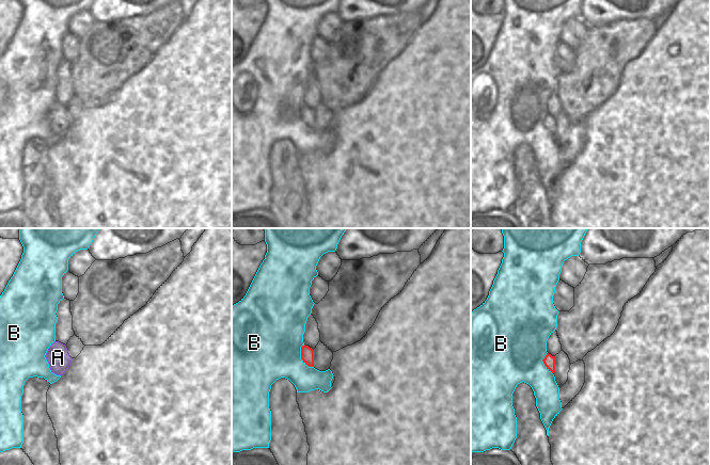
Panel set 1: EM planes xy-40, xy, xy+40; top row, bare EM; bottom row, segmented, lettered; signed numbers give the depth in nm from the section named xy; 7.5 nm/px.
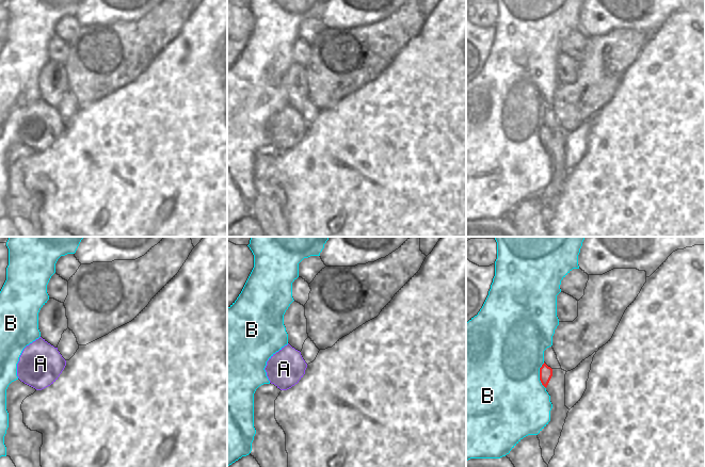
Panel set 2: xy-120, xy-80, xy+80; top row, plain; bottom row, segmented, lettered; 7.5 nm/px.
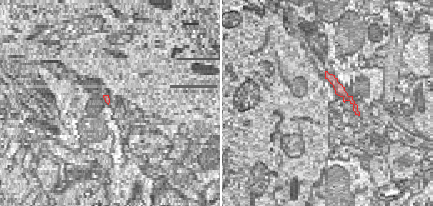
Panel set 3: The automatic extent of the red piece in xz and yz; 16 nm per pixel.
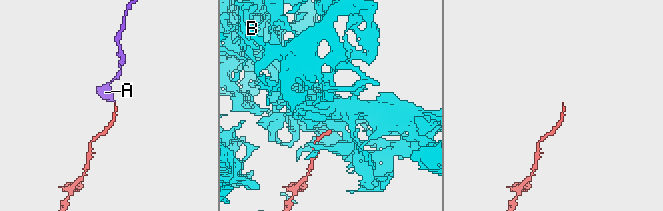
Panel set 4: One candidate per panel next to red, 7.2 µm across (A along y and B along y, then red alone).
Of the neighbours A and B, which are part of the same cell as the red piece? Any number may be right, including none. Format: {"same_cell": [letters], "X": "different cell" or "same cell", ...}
{"same_cell": ["A"], "A": "same cell", "B": "different cell"}

